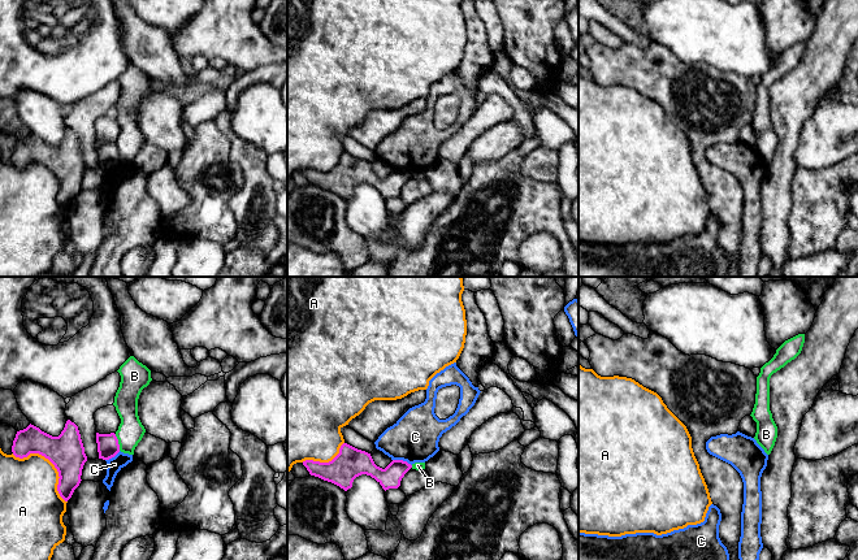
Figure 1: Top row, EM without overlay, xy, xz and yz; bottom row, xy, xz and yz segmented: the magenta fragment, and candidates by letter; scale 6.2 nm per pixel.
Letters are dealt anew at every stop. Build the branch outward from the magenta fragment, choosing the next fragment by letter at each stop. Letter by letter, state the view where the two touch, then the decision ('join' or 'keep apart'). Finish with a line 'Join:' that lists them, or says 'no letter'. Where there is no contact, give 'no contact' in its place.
A: xy | keep apart
B: xy | keep apart
C: xz | keep apart
Join: no letter

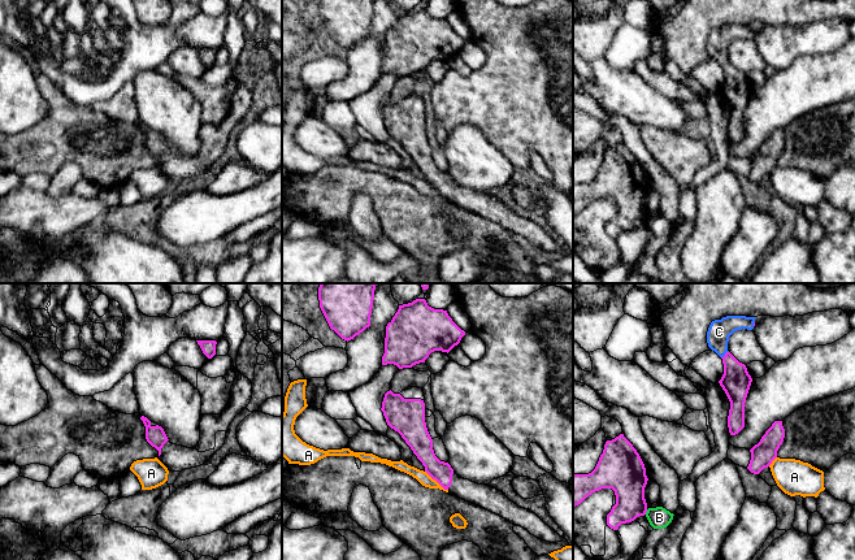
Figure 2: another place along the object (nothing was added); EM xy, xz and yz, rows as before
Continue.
A: xz | keep apart
B: yz | keep apart
C: yz | join
Join: C

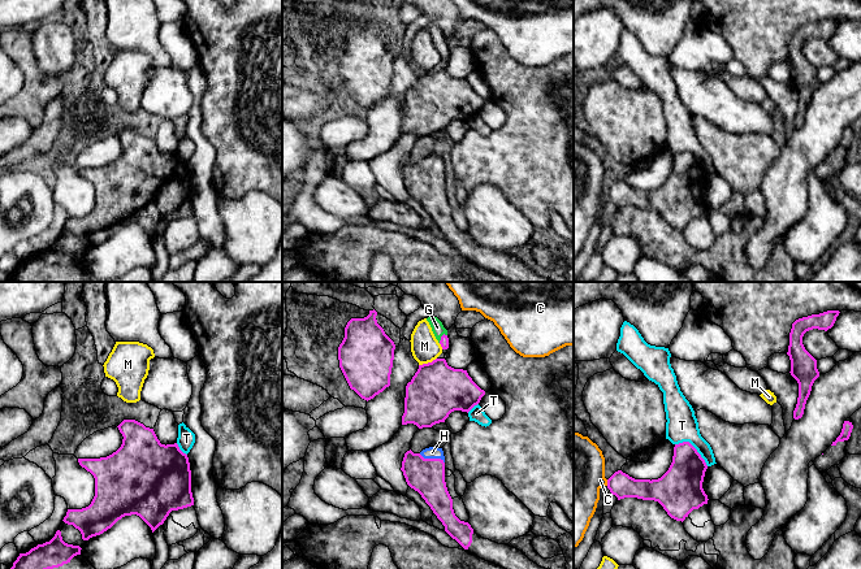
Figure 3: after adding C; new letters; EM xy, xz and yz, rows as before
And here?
C: yz | keep apart
G: xz | join
H: xz | join
M: xz | keep apart
T: yz | keep apart
Join: G, H

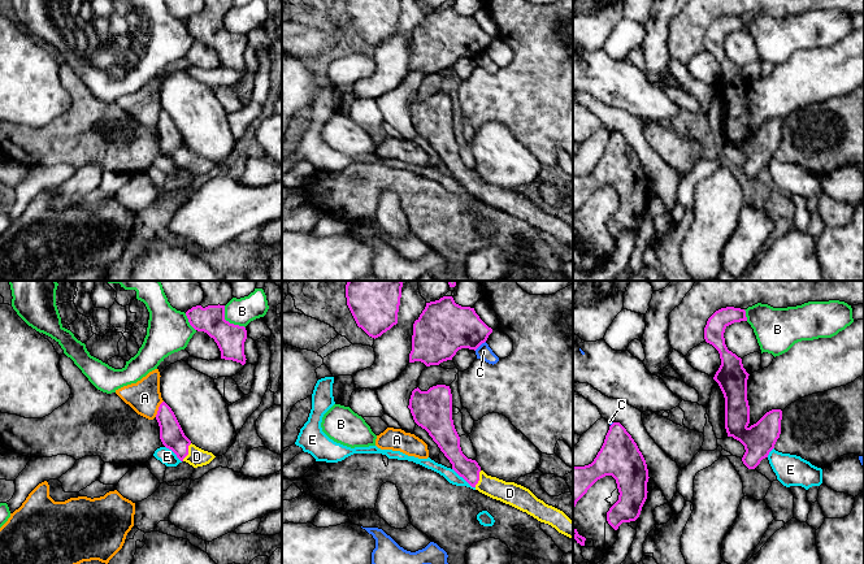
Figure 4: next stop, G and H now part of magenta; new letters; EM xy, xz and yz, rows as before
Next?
A: xy | keep apart
B: xy | keep apart
C: xz | keep apart
D: xy | join
E: xz | keep apart
Join: D

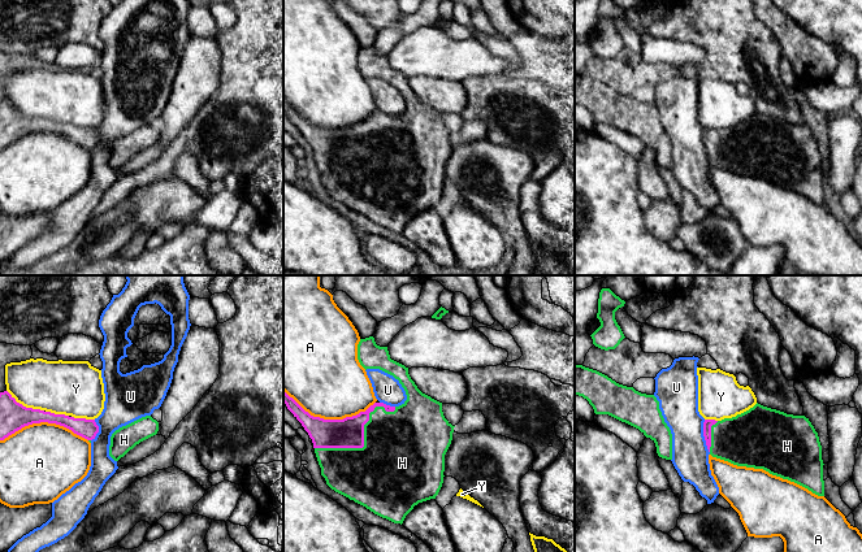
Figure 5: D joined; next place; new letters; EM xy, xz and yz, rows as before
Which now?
A: xz | keep apart
H: xz | join
U: yz | keep apart
Y: xy | keep apart
Join: H

